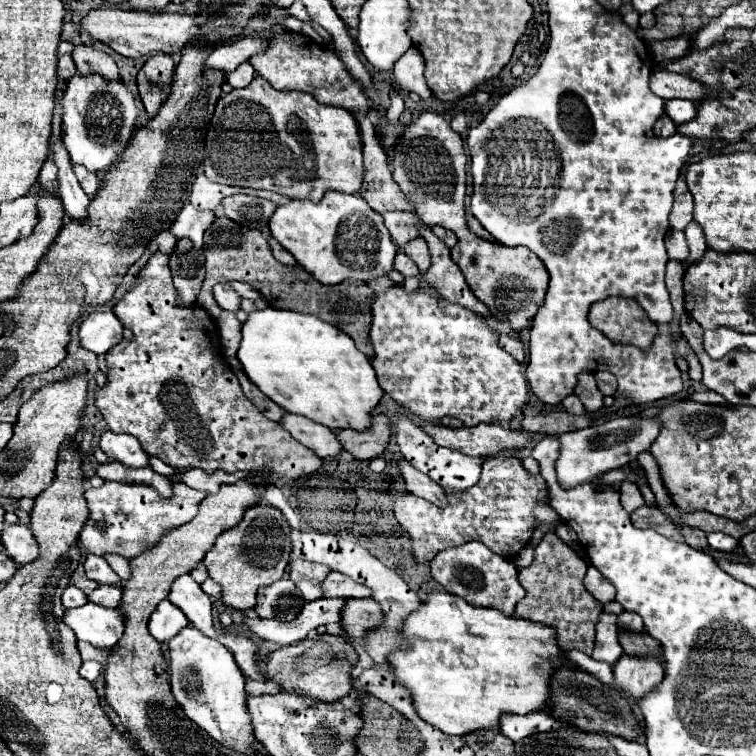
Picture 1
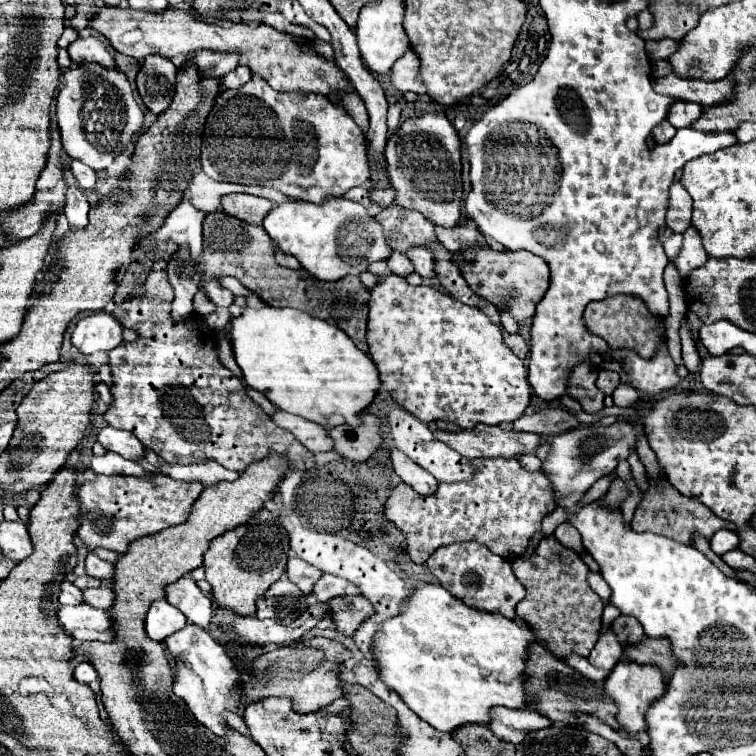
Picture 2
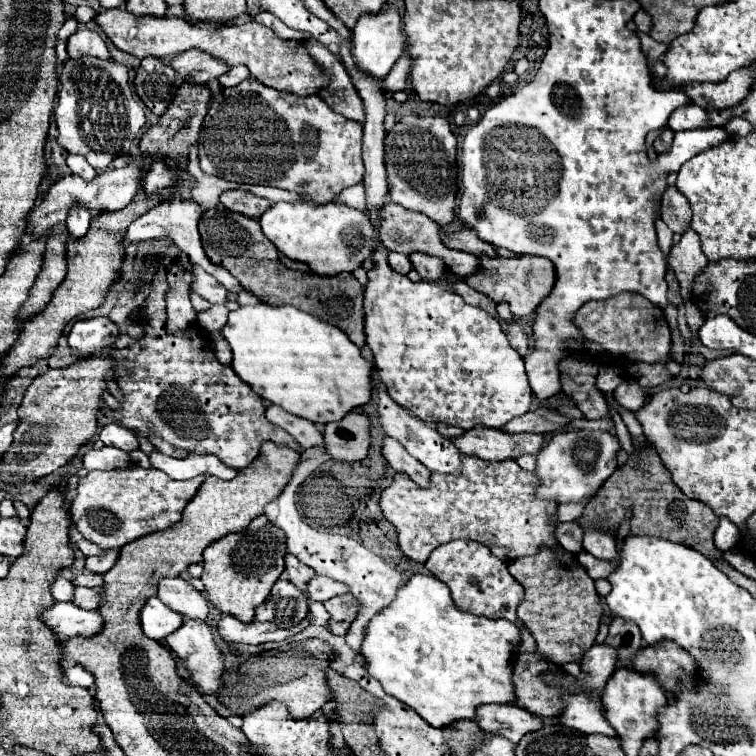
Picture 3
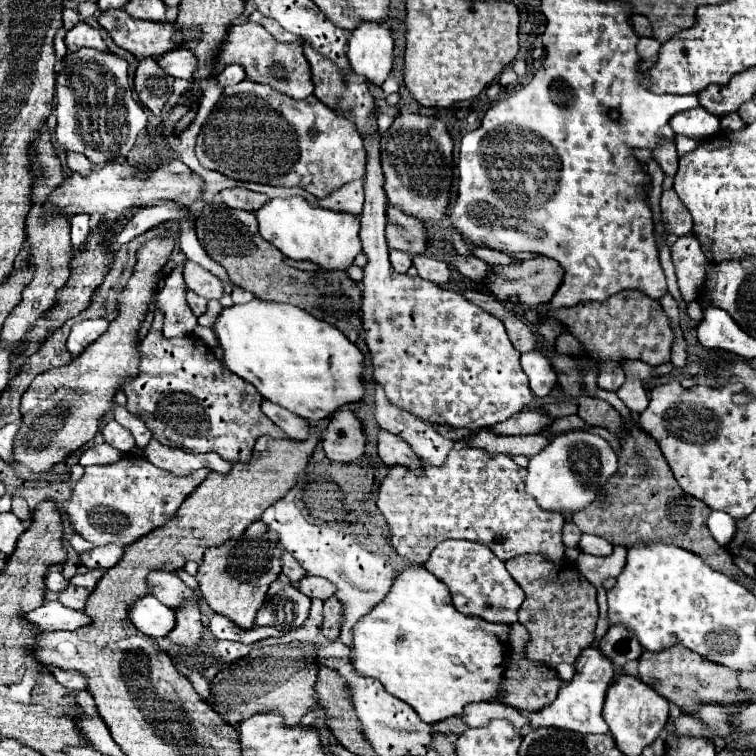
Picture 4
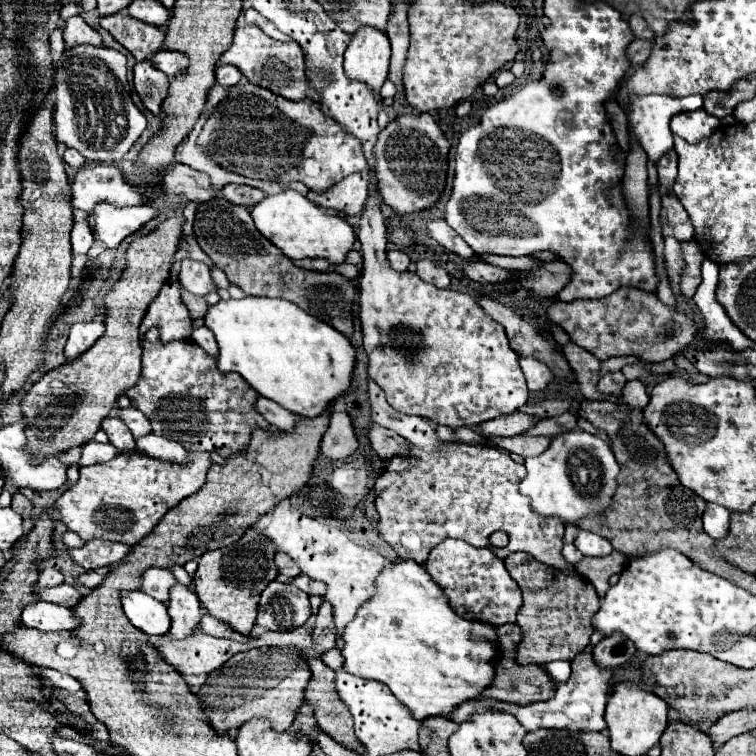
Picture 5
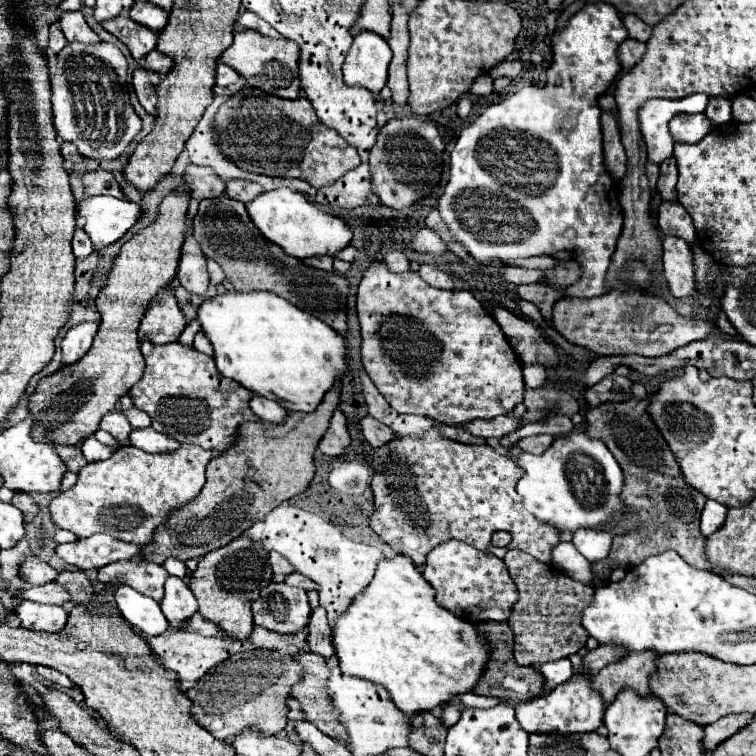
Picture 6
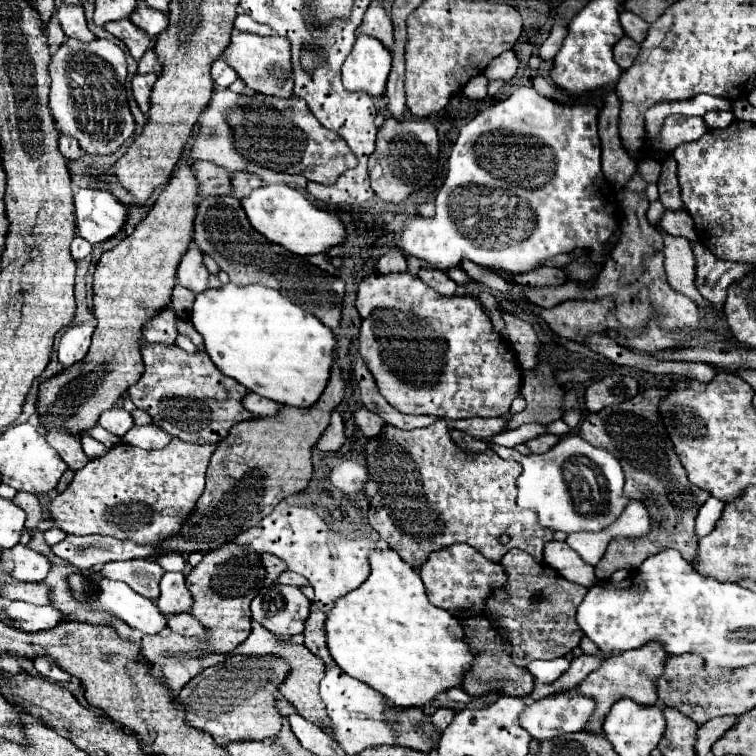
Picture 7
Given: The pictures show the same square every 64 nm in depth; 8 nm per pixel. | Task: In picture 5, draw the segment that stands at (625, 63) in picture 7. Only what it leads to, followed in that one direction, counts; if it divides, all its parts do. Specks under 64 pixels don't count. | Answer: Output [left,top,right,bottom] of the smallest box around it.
[628,40,654,66]

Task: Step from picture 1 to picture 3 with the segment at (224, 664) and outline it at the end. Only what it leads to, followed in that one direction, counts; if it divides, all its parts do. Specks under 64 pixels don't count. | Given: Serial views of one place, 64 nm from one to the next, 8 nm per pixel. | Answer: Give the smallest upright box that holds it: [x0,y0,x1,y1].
[164,618,226,696]

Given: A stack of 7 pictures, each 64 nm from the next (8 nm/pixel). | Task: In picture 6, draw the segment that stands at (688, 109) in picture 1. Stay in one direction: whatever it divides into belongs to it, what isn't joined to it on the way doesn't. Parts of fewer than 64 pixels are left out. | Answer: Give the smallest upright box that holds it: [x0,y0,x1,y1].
[670,114,712,142]

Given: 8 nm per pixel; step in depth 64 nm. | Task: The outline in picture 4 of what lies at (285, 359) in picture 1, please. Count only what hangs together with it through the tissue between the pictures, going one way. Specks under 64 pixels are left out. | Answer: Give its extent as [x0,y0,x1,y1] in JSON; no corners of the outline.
[214,298,364,422]

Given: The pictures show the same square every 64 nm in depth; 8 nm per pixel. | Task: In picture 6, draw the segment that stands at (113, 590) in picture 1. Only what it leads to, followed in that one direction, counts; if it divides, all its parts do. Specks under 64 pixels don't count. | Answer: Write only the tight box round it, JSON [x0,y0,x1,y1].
[14,582,70,606]

